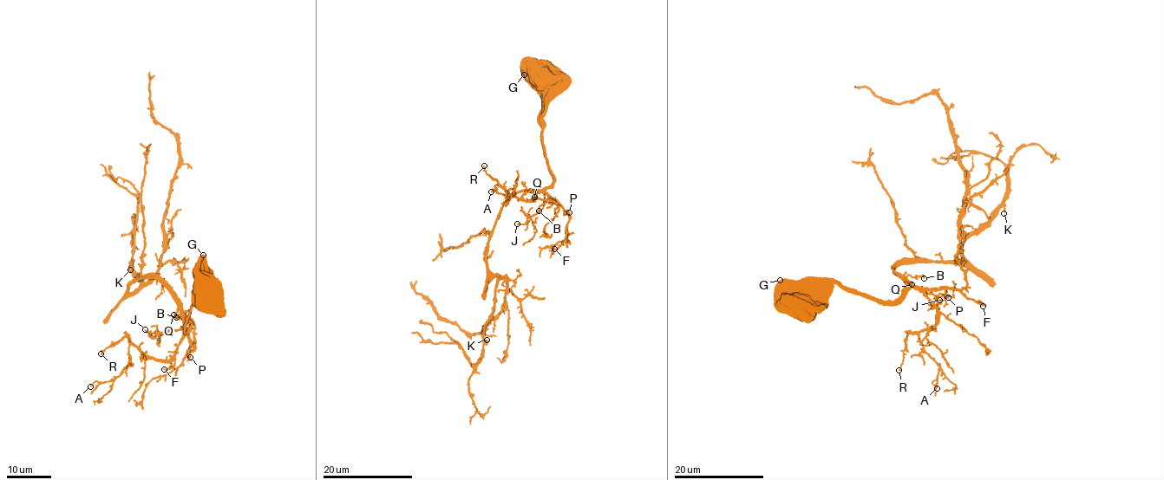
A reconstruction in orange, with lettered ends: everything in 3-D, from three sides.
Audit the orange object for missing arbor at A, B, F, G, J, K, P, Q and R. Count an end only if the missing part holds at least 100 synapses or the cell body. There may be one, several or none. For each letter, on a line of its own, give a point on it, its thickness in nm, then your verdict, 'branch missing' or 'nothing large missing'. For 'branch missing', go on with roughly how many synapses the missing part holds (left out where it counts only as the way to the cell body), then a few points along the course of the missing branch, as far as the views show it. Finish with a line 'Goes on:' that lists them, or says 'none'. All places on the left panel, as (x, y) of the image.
A: (90, 386) | 120 nm | nothing large missing
B: (176, 317) | 150 nm | nothing large missing
F: (164, 369) | 160 nm | nothing large missing
G: (203, 255) | 700 nm | nothing large missing
J: (145, 329) | 140 nm | nothing large missing
K: (130, 269) | 120 nm | nothing large missing
P: (190, 357) | 150 nm | nothing large missing
Q: (173, 314) | 170 nm | nothing large missing
R: (101, 353) | 130 nm | nothing large missing
Goes on: none

